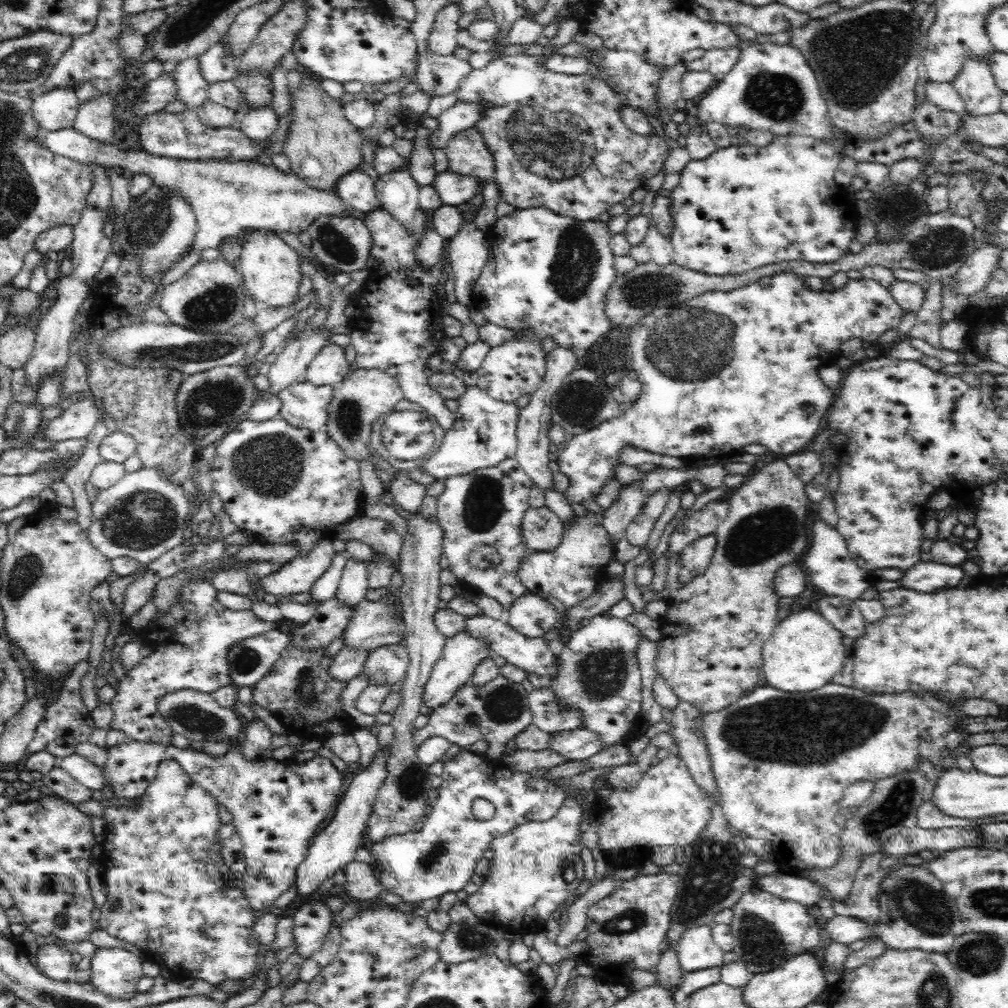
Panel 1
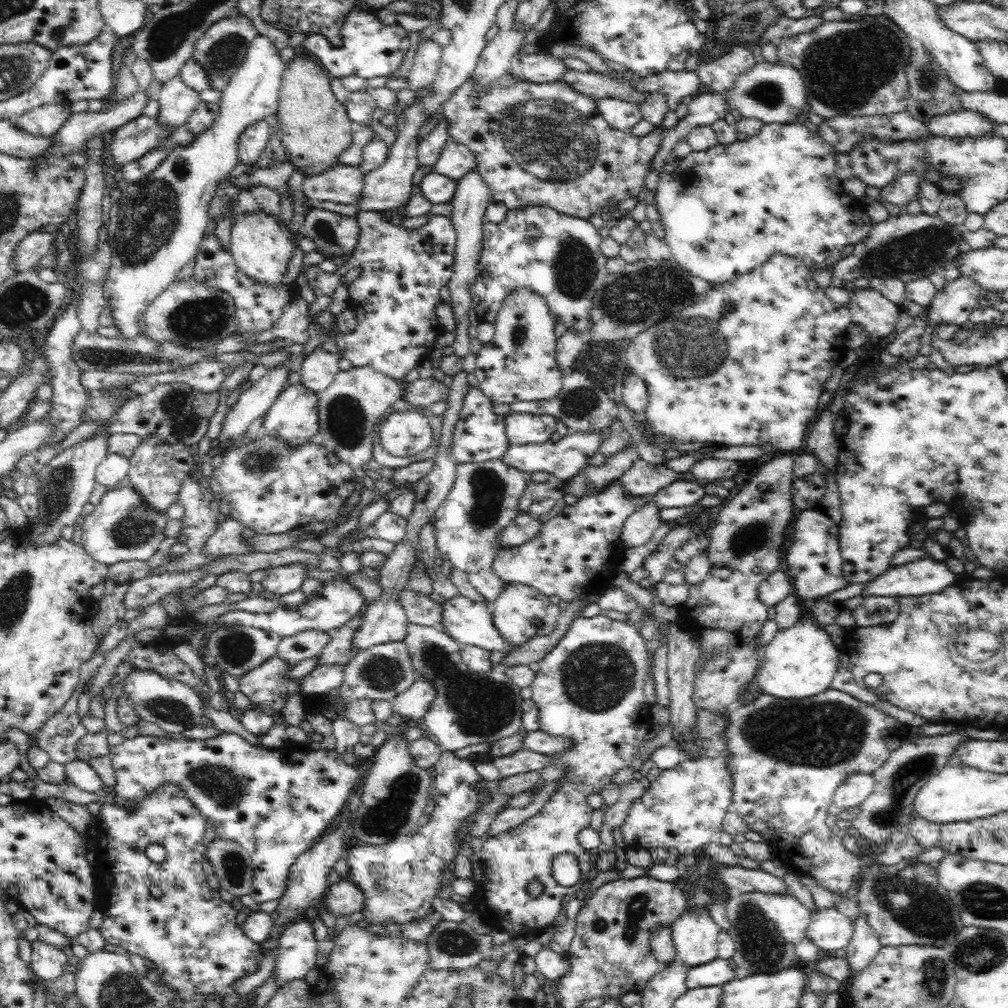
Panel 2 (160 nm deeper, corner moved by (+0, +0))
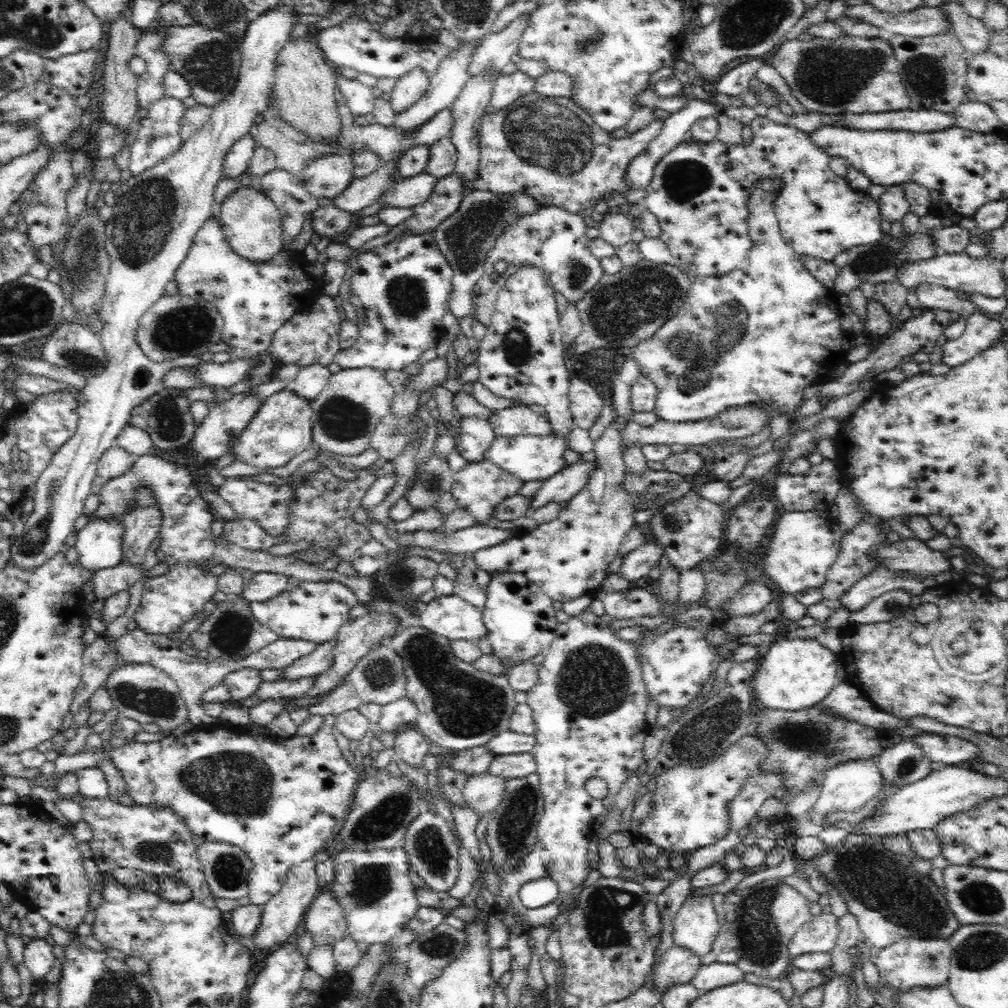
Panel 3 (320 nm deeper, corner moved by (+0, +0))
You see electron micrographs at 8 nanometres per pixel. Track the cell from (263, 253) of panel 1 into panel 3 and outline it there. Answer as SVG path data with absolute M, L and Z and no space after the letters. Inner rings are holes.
M243 186L228 194L220 205L217 222L220 223L223 235L230 246L242 258L254 264L262 260L270 260L270 257L282 250L281 214L262 188Z

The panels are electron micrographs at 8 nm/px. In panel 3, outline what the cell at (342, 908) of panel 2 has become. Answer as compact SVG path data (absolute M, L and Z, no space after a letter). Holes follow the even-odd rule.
M329 892L320 893L310 904L301 921L300 933L308 933L314 947L330 945L332 948L347 935L342 908Z

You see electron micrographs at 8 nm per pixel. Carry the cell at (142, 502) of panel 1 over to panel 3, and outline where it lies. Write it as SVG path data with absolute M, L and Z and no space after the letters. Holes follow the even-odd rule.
M94 519L76 535L78 564L84 570L98 570L120 565L122 523L116 519Z

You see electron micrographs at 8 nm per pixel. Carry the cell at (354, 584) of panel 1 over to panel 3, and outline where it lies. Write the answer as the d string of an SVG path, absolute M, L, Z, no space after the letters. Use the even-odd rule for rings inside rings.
M320 580L300 581L294 588L286 588L270 600L252 602L251 609L256 620L273 630L280 639L306 640L319 645L335 640L340 627L349 620L348 612L357 604L357 596L341 582Z

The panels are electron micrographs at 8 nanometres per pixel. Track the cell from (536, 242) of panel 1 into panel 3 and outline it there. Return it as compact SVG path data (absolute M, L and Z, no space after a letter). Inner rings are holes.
M552 205L542 206L534 214L519 218L514 224L506 227L494 248L488 252L484 276L474 287L472 317L484 326L490 325L499 289L506 283L507 278L524 264L536 264L546 273L546 279L550 281L555 293L562 293L570 303L578 303L578 300L597 286L603 276L599 260L594 258L588 249L590 239L584 235L584 230L586 224L581 214L572 214L566 209ZM498 260L504 260L507 266L494 281L493 266Z

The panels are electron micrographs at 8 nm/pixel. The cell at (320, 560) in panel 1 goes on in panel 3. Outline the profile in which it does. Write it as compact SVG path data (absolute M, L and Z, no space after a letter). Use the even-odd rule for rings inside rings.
M258 572L245 580L245 588L241 595L252 602L264 602L274 598L276 594L284 592L288 587L288 579L284 574L272 572Z

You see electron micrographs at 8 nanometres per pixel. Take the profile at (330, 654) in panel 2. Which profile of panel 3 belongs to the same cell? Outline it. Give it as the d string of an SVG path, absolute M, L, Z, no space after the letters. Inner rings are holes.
M334 641L316 645L316 648L306 656L294 660L290 666L280 670L280 680L296 680L304 677L316 676L318 672L326 670L326 666L332 666L332 650Z

